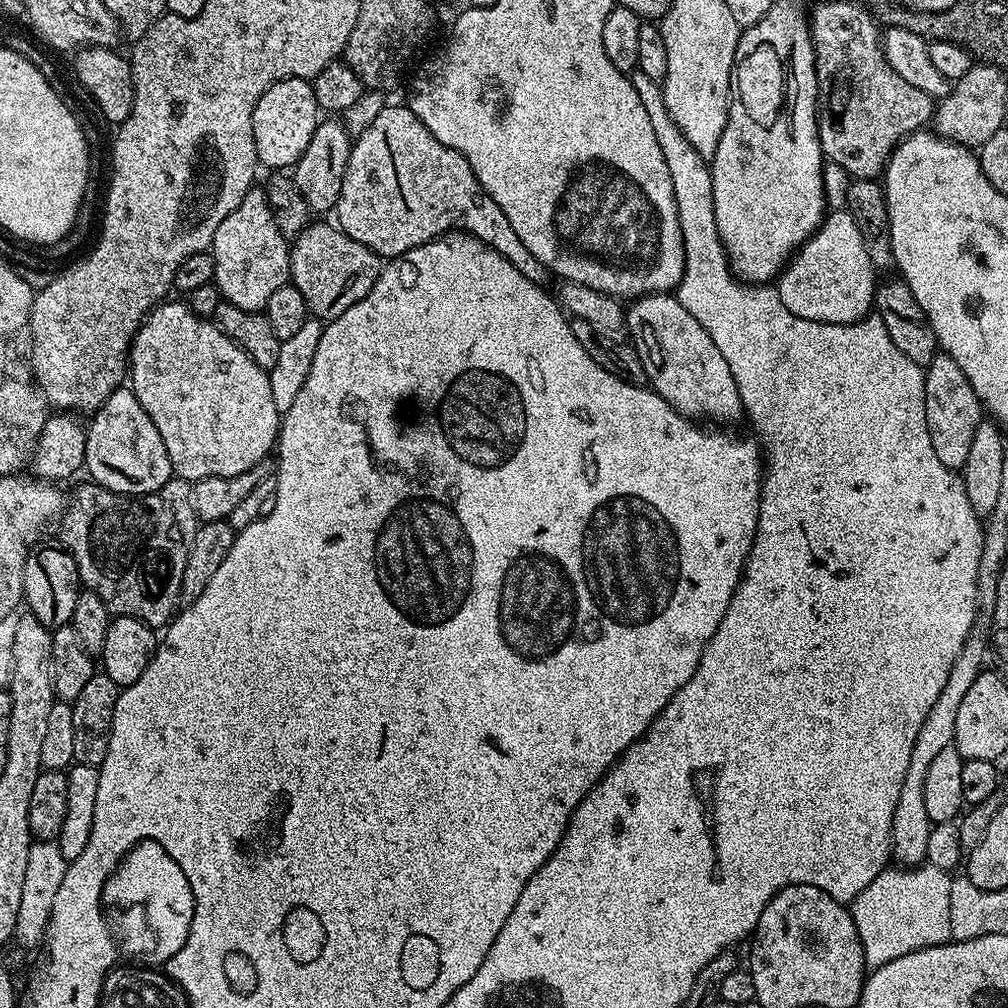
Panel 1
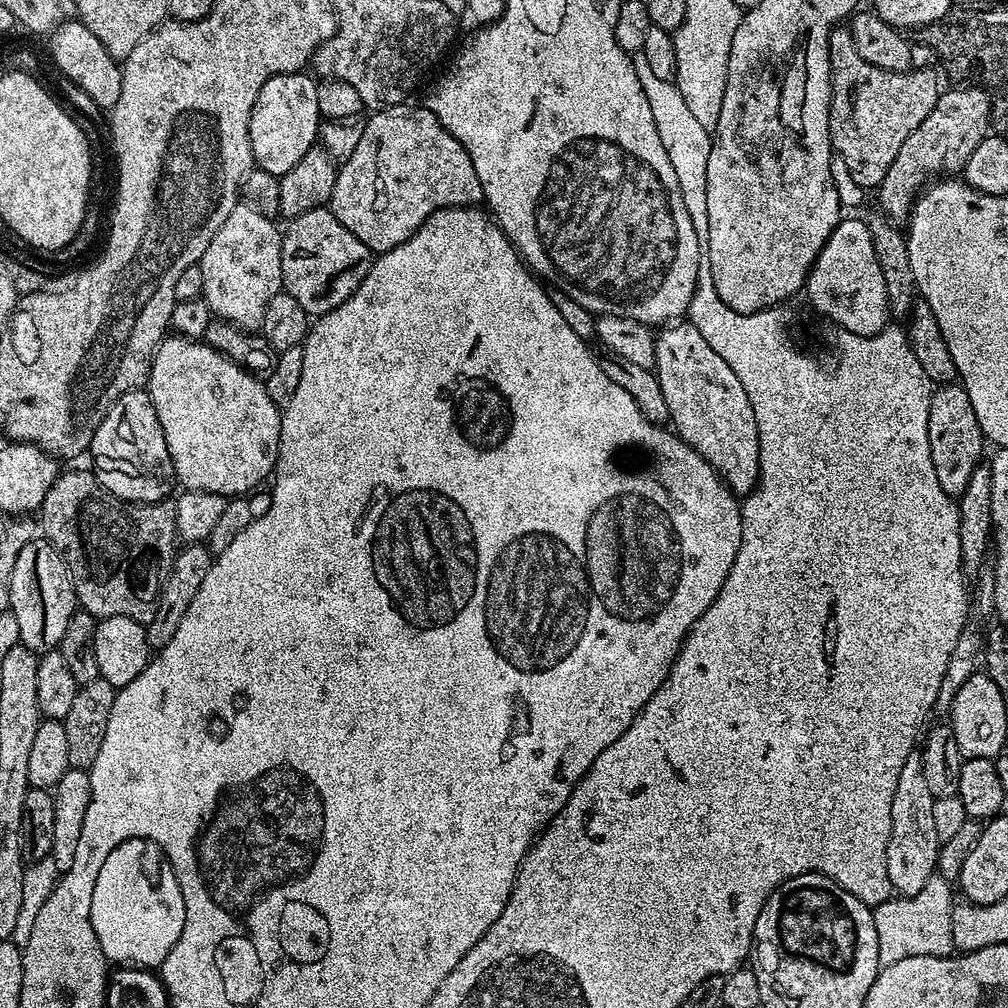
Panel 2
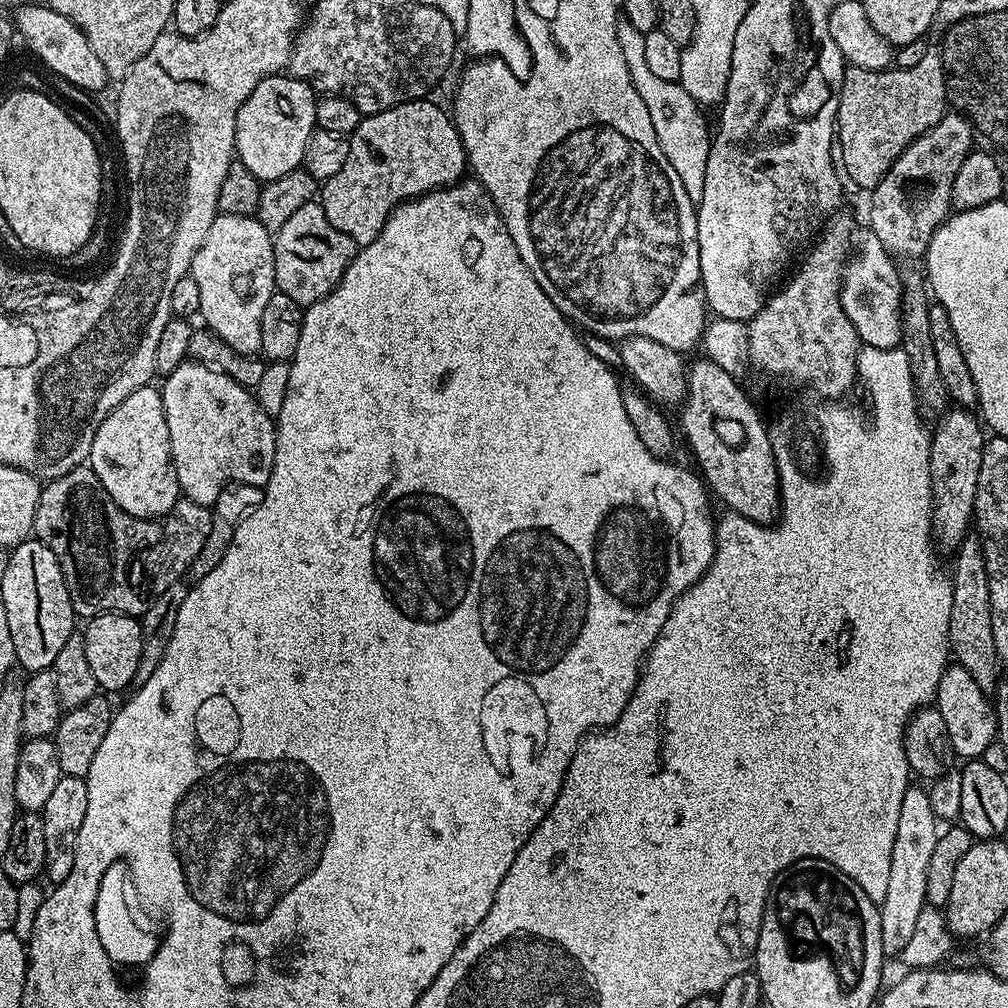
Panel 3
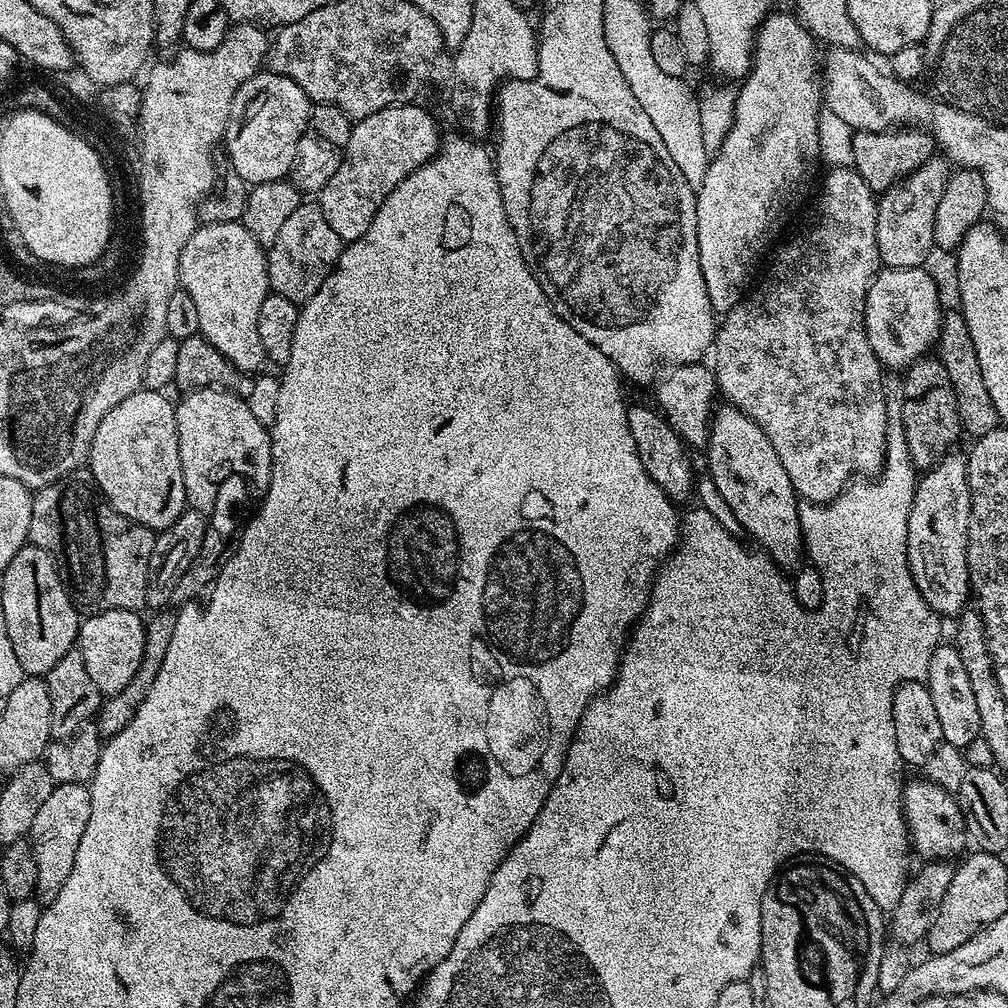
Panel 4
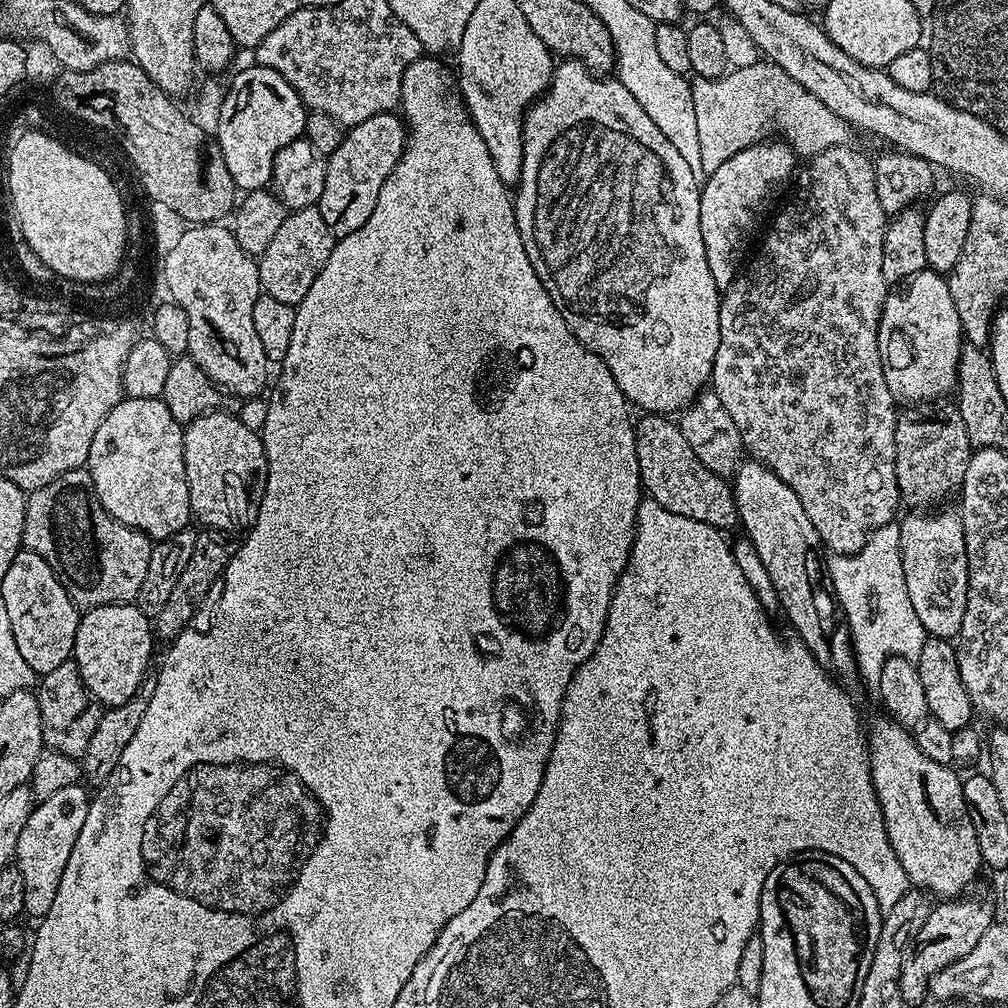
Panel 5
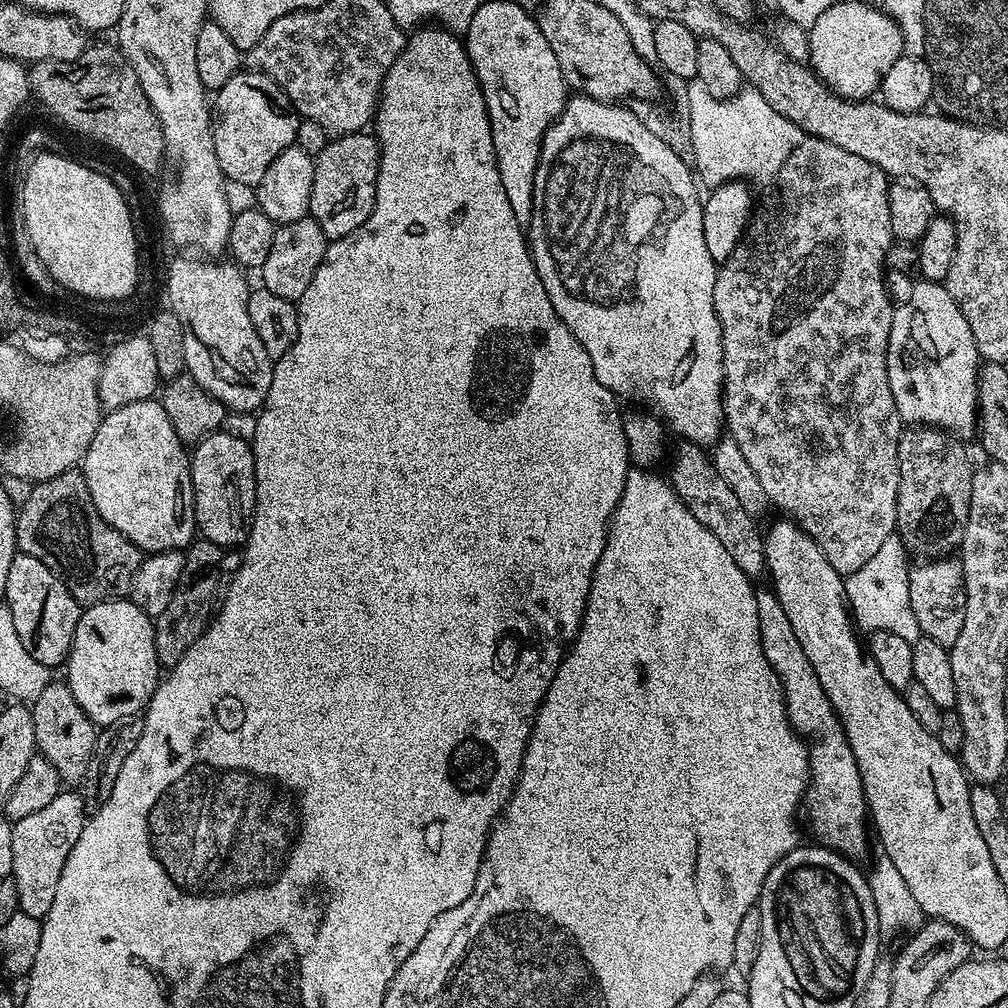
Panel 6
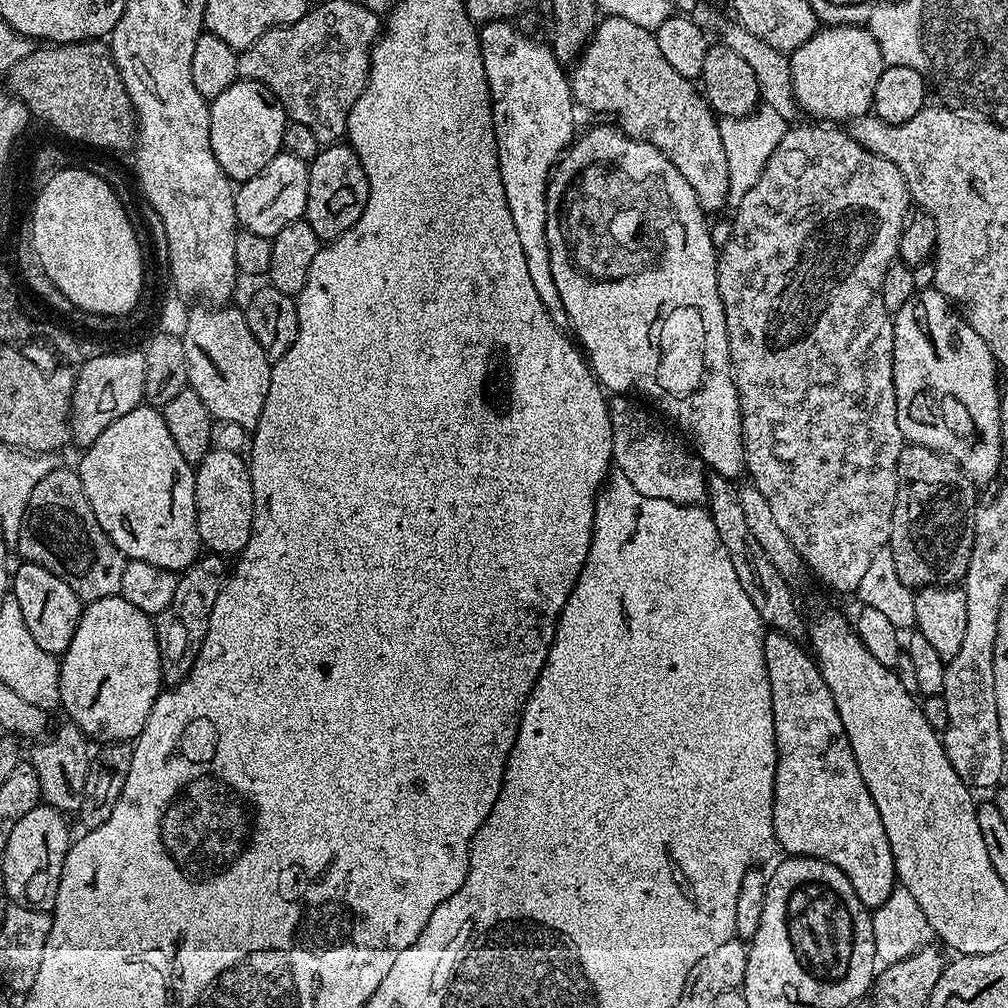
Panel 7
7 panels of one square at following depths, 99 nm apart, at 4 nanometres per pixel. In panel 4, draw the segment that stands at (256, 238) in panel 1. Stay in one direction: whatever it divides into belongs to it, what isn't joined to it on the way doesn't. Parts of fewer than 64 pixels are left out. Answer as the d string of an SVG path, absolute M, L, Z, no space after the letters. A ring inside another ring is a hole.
M218 222L217 224L201 223L197 227L194 235L188 239L186 246L182 246L182 254L178 258L178 274L180 275L178 284L186 294L190 294L190 298L194 300L194 307L198 310L198 326L200 327L199 335L208 339L210 346L214 346L214 350L218 350L218 354L222 354L222 358L226 358L233 364L239 372L256 374L261 371L260 367L265 367L266 361L264 351L262 350L262 342L258 339L258 310L262 306L262 302L270 294L268 286L268 258L265 249L254 238L246 226L242 222Z

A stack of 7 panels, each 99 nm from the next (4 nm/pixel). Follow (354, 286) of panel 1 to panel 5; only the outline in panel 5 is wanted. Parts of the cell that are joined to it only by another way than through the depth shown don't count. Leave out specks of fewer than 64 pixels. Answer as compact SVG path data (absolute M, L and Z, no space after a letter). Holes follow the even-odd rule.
M319 207L289 211L278 234L258 258L263 295L293 306L300 304L302 298L306 298L306 290L310 290L314 278L322 274L322 266L326 266L326 258L330 258L336 242L337 237L333 236L326 222L322 222Z

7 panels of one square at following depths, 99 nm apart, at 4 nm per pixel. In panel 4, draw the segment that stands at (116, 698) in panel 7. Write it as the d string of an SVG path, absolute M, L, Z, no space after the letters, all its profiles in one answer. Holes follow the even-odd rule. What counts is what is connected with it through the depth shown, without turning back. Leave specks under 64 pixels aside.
M106 610L93 612L81 623L78 633L78 651L82 654L82 662L86 662L86 670L94 686L105 696L113 696L130 683L130 678L138 670L138 662L142 662L142 646L144 645L145 621L140 620L139 611Z

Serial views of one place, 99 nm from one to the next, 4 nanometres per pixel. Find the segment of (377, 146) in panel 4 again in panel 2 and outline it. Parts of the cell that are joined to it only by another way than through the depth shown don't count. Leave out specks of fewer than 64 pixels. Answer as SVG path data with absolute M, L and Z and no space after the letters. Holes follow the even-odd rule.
M405 102L389 108L373 111L364 121L362 139L354 154L339 165L334 194L330 207L334 218L371 250L373 254L394 250L402 242L406 242L418 226L430 215L443 208L467 208L476 206L484 199L482 182L478 182L478 174L474 171L474 162L470 162L470 154L438 122L438 118L427 106Z

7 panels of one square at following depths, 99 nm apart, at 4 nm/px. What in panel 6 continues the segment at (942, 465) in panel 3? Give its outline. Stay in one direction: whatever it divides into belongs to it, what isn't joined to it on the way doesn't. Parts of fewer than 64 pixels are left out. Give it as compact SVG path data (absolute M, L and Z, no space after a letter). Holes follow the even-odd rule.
M928 558L923 562L916 562L908 569L908 581L910 582L910 610L914 610L914 618L918 618L918 626L923 635L934 638L943 648L951 649L954 642L958 642L958 633L962 630L962 622L966 618L966 590L964 589L964 571L956 558Z

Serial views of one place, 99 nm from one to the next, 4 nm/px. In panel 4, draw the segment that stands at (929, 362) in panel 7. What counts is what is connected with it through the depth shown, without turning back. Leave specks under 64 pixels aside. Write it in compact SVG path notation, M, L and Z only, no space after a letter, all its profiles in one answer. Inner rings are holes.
M881 267L866 294L864 325L870 346L885 369L907 370L915 360L927 357L940 338L940 292L927 267Z

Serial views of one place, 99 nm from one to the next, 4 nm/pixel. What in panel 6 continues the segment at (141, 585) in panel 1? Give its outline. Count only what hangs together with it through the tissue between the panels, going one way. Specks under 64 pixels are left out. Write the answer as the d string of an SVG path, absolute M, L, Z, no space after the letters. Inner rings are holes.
M80 470L63 472L49 480L32 484L30 498L19 505L16 513L16 547L23 555L38 558L38 562L42 562L42 566L46 566L62 581L66 590L70 590L70 594L81 606L127 597L142 559L140 548L118 534L118 530L114 530L114 526L110 526L110 522L98 514L90 498L86 478Z

